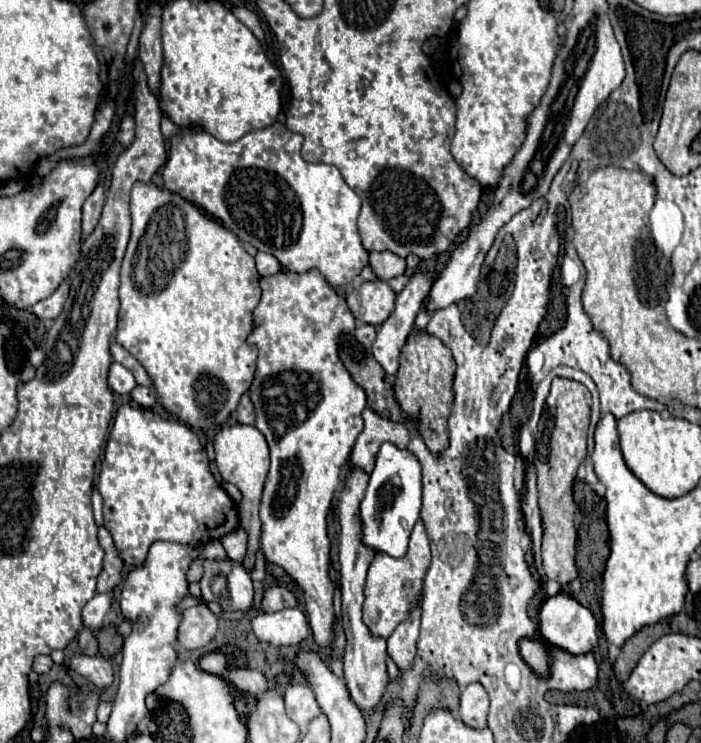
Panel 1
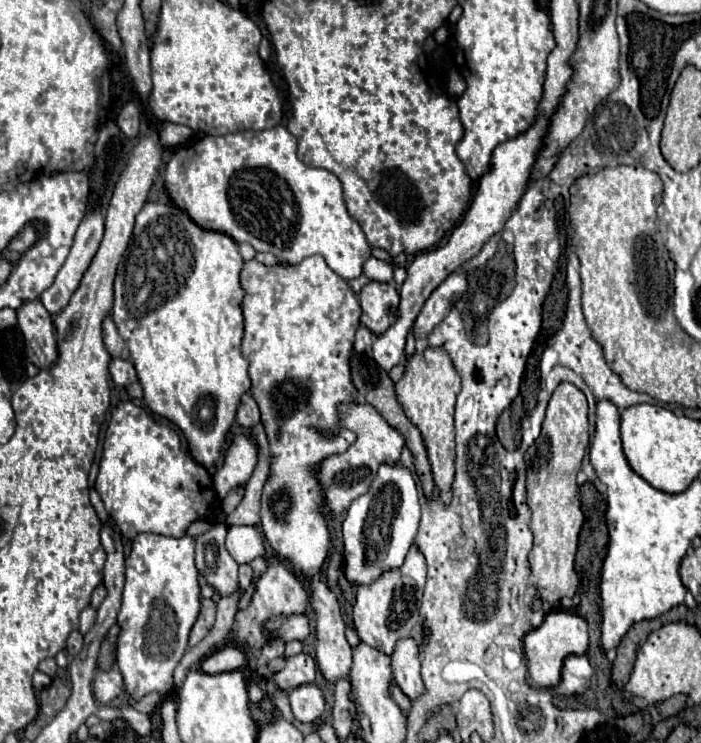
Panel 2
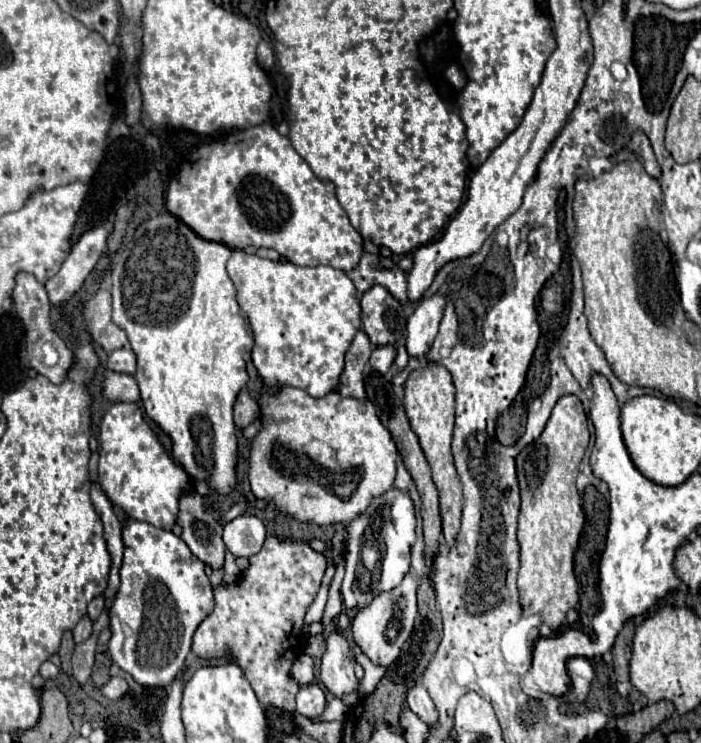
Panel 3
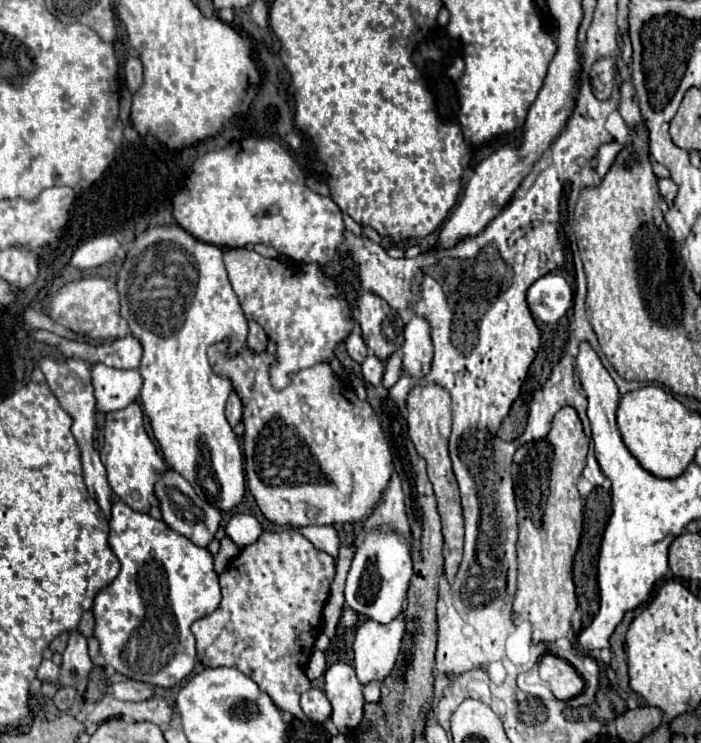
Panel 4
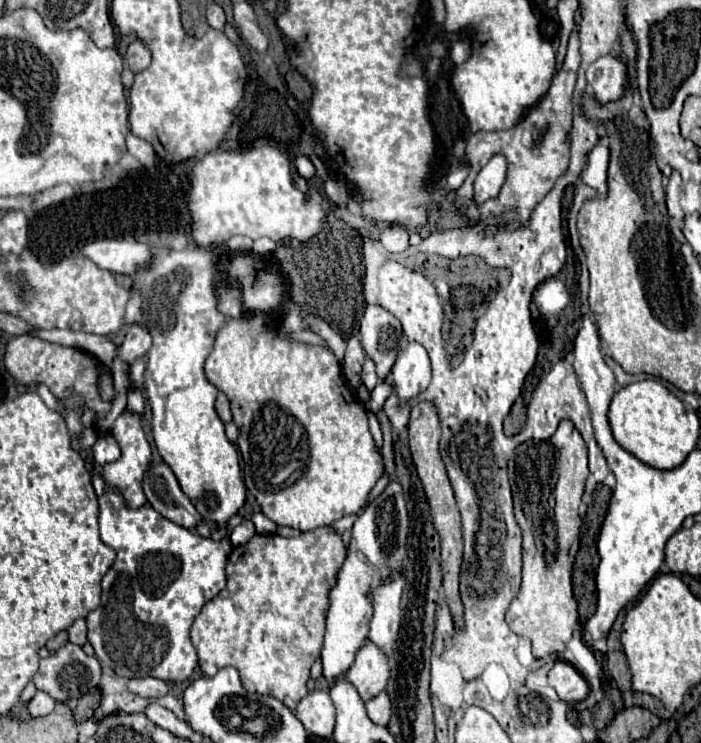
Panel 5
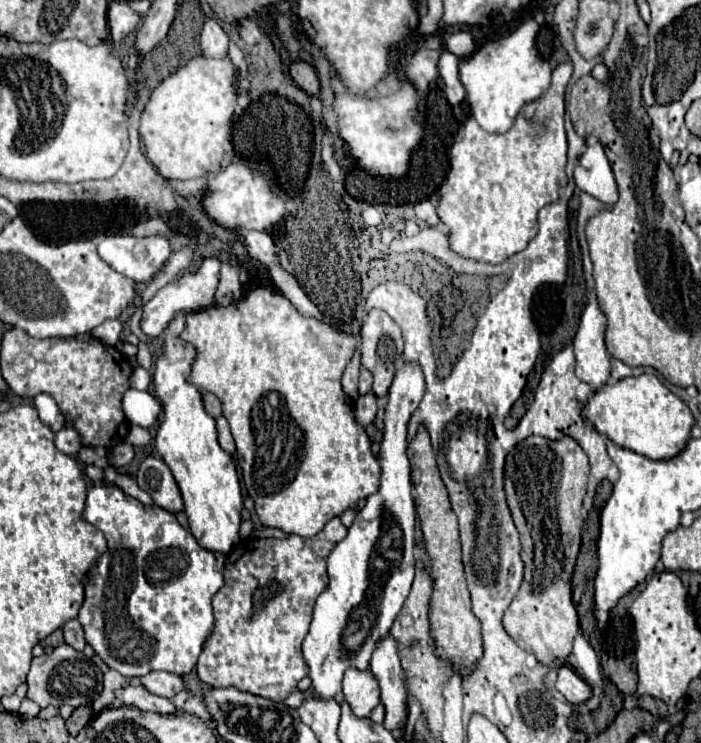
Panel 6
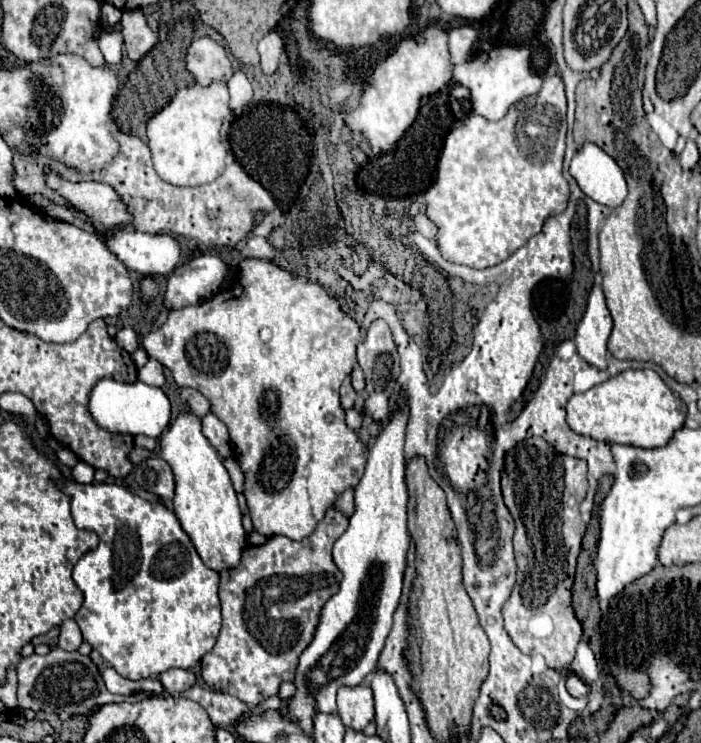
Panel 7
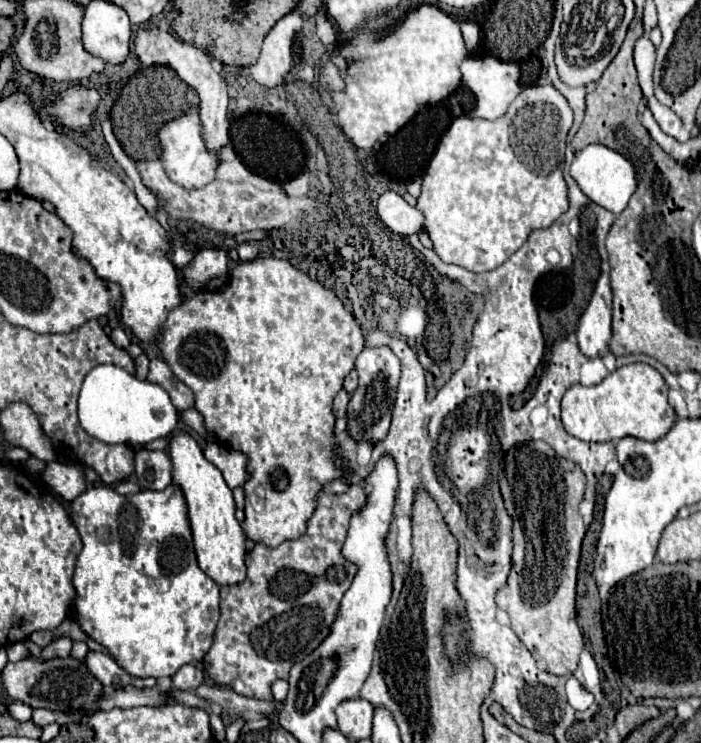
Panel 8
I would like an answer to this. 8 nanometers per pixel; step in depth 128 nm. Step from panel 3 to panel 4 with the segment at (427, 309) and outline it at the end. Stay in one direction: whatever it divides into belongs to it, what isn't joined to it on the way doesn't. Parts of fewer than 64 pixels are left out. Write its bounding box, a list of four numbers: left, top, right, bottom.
[402,316,432,378]

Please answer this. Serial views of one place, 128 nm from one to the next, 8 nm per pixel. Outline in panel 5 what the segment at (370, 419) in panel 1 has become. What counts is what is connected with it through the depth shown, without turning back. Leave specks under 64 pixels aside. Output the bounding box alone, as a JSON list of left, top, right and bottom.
[206,314,384,532]

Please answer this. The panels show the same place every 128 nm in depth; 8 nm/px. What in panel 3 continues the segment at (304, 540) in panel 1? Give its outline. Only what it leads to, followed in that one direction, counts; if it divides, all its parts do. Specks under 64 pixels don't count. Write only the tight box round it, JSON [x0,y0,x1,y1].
[228,250,362,696]

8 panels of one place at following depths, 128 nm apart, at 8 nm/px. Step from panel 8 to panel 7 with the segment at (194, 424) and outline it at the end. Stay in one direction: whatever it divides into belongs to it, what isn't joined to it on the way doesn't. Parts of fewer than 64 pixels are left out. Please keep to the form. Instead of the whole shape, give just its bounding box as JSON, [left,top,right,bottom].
[202,414,232,458]

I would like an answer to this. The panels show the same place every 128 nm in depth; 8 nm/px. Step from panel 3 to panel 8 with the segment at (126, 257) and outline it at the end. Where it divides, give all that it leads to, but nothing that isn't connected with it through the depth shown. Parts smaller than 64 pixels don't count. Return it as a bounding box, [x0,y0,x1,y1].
[168,432,246,586]

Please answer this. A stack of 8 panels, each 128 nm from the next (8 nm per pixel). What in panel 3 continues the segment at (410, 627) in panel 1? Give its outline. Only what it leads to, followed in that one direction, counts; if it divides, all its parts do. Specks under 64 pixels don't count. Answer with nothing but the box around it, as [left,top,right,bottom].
[406,682,438,726]

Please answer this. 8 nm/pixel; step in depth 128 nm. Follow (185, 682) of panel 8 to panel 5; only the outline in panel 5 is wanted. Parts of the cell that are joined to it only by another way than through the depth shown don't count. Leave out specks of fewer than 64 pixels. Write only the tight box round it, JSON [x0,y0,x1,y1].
[126,678,168,698]

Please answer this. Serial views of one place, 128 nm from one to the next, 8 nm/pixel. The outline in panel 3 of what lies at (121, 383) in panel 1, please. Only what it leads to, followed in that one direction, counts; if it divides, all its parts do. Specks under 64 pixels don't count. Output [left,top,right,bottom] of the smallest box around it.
[106,348,136,374]

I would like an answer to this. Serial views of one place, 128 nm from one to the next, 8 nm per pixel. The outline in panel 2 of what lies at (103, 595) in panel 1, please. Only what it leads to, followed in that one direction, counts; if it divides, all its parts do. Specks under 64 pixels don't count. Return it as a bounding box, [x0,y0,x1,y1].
[80,606,96,634]

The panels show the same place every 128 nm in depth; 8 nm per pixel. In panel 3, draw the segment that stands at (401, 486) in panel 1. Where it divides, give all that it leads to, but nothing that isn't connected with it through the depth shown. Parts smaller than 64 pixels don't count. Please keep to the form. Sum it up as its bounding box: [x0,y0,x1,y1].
[342,488,416,608]

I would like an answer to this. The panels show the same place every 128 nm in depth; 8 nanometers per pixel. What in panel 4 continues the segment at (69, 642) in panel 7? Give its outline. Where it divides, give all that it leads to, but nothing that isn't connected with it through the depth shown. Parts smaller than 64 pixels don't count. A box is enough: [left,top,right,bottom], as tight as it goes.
[78,610,94,638]

